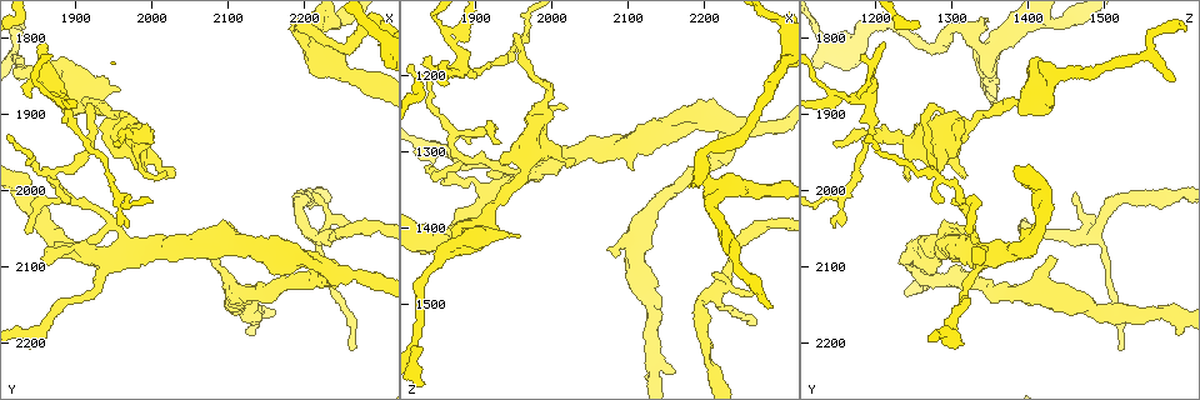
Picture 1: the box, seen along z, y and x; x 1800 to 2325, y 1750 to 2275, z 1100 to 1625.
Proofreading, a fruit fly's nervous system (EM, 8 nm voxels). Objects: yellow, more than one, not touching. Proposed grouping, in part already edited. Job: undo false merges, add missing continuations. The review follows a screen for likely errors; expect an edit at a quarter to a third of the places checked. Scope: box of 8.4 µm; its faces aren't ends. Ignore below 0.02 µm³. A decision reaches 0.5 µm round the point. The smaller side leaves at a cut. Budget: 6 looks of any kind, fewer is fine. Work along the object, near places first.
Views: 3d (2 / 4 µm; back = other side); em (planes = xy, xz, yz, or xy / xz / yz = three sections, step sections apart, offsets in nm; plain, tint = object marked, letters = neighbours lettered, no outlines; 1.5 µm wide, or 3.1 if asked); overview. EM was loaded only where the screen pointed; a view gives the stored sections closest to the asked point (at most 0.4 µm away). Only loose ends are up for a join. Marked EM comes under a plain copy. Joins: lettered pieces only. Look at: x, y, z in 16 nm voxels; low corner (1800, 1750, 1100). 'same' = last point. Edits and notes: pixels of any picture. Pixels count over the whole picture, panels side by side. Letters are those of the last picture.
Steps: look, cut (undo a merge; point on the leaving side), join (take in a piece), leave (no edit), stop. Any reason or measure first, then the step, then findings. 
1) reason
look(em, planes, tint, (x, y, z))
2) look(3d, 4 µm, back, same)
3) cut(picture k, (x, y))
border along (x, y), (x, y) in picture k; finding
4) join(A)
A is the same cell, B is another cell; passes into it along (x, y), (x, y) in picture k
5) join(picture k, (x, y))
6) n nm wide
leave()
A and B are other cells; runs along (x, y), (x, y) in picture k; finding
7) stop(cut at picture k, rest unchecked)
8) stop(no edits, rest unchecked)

sudden change in width
look(em, planes, letters, (2295, 1785, 1195))

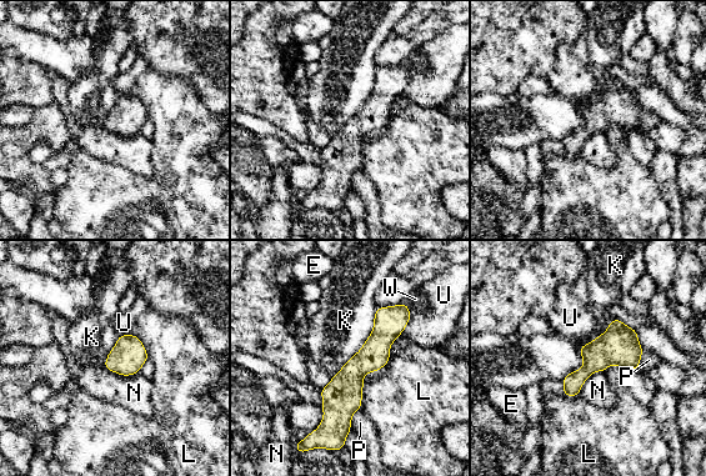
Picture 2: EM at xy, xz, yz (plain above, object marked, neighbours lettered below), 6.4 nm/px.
190 nm wide
leave()
E, K, L, N, P, U and W are other cells; runs along (405, 307), (351, 374), (341, 432) in picture 2; one cell here

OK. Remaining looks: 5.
thin end
look(em, xy, step 8, tint, (1860, 1805, 1210))

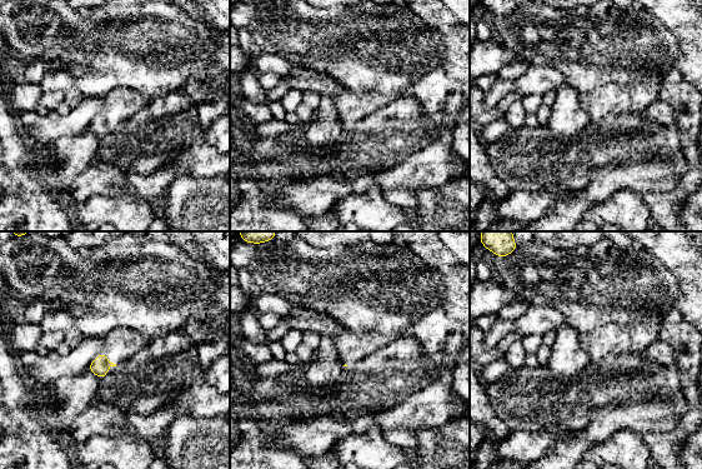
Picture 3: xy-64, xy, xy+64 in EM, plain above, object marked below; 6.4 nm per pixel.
look(em, planes, letters, same)

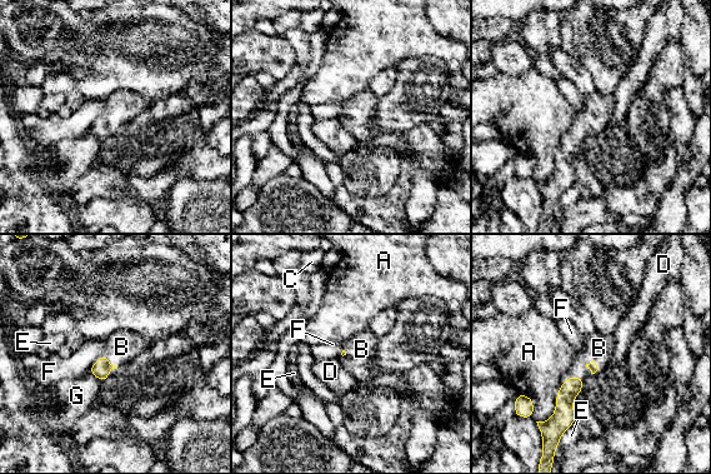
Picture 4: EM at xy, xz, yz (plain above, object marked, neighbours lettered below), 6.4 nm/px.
join(B)
B is the same cell, A, C, D, E, F and G are other cells; it goes on there

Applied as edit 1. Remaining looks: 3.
branch stops here
look(em, planes, letters, (2030, 1980, 1315))

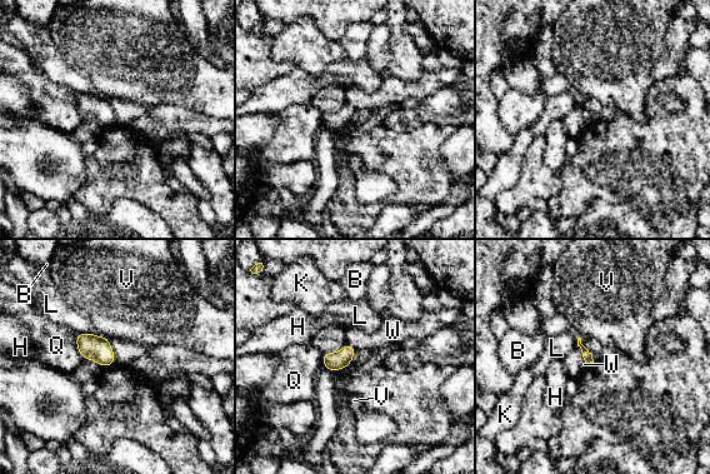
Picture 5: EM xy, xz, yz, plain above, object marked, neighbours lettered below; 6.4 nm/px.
leave()
B, H, K, L, Q, V and W are other cells; border along (576, 345), (586, 363) in picture 5; no lettered piece goes on from it

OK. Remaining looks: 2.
stop(join at picture 4, rest unchecked)

